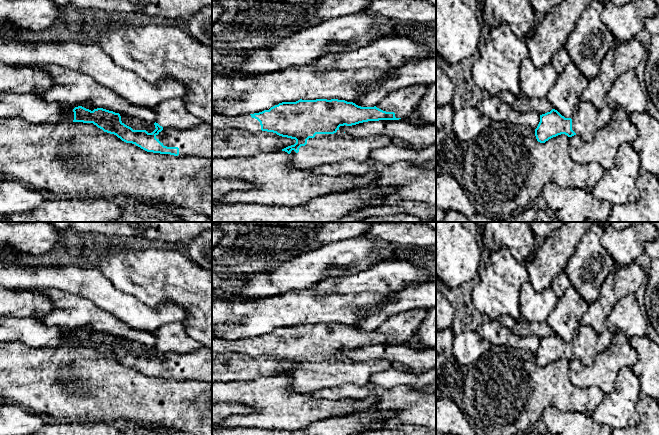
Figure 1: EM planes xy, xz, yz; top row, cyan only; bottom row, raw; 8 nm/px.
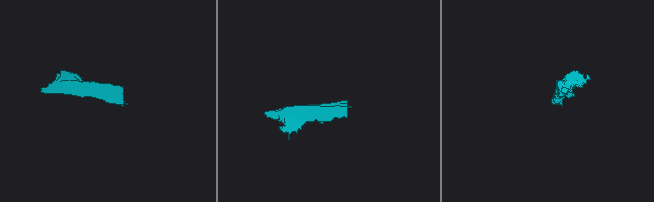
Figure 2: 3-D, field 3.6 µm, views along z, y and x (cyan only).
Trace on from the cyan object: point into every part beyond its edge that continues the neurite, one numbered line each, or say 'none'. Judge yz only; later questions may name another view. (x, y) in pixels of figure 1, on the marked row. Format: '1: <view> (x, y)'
1: yz (584, 120)

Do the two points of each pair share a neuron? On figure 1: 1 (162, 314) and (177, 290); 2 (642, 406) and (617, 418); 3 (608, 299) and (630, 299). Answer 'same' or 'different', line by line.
1: different
2: different
3: different

